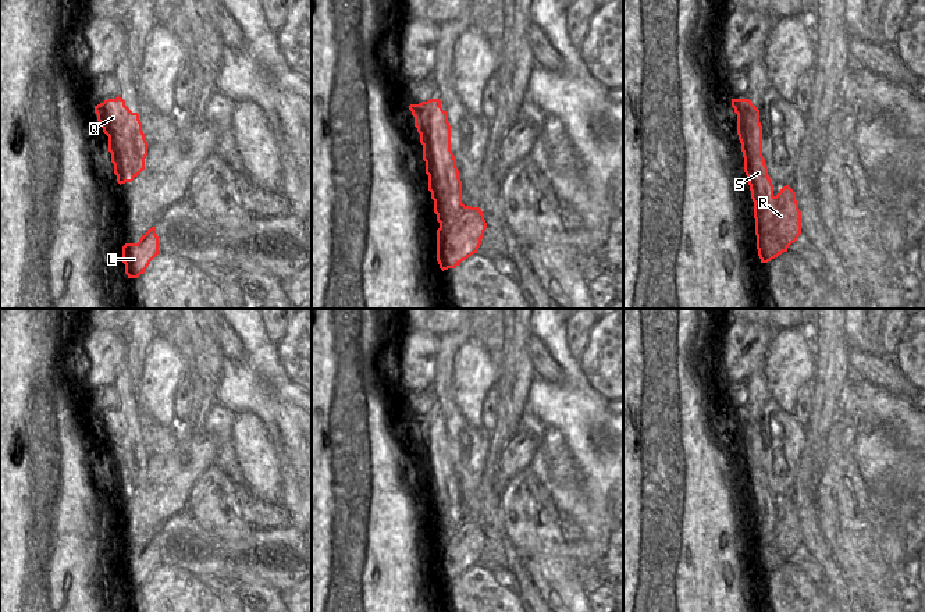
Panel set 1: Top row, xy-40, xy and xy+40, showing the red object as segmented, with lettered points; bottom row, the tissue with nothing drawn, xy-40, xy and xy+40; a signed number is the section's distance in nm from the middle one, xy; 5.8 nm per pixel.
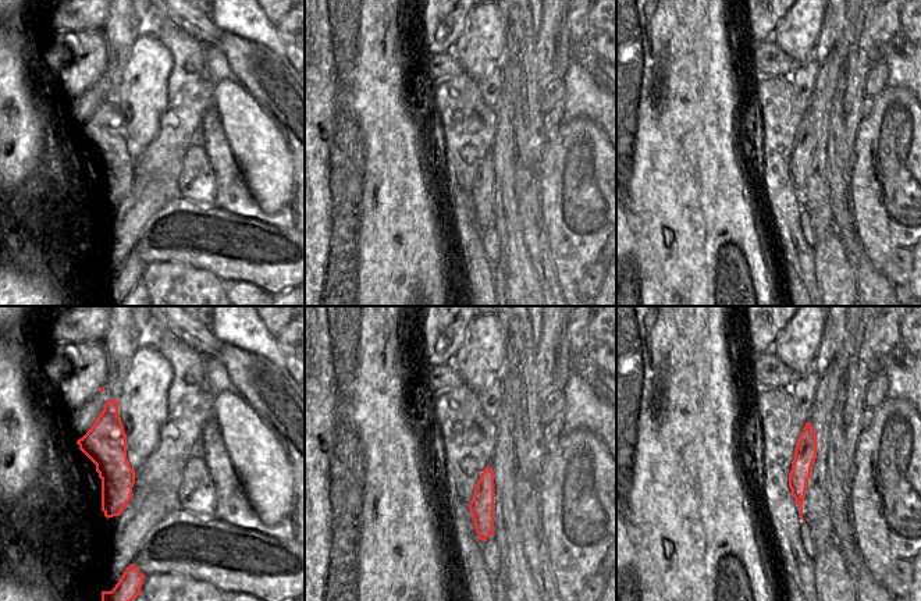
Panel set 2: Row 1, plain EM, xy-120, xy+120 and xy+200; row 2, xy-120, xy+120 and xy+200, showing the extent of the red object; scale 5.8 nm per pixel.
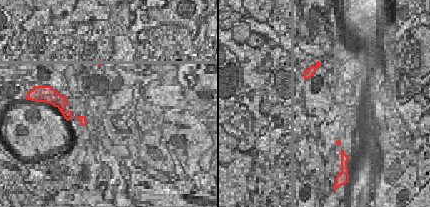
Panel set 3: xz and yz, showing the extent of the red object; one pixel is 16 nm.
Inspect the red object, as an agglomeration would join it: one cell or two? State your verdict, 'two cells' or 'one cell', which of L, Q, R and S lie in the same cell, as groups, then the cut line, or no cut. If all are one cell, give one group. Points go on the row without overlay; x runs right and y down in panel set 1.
two cells; L R / Q S; cut in xy along (461, 495), (431, 505)

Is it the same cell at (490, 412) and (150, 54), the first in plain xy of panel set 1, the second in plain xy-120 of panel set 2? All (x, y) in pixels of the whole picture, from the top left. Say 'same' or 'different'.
different

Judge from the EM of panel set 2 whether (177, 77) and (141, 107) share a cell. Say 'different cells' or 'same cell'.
different cells

